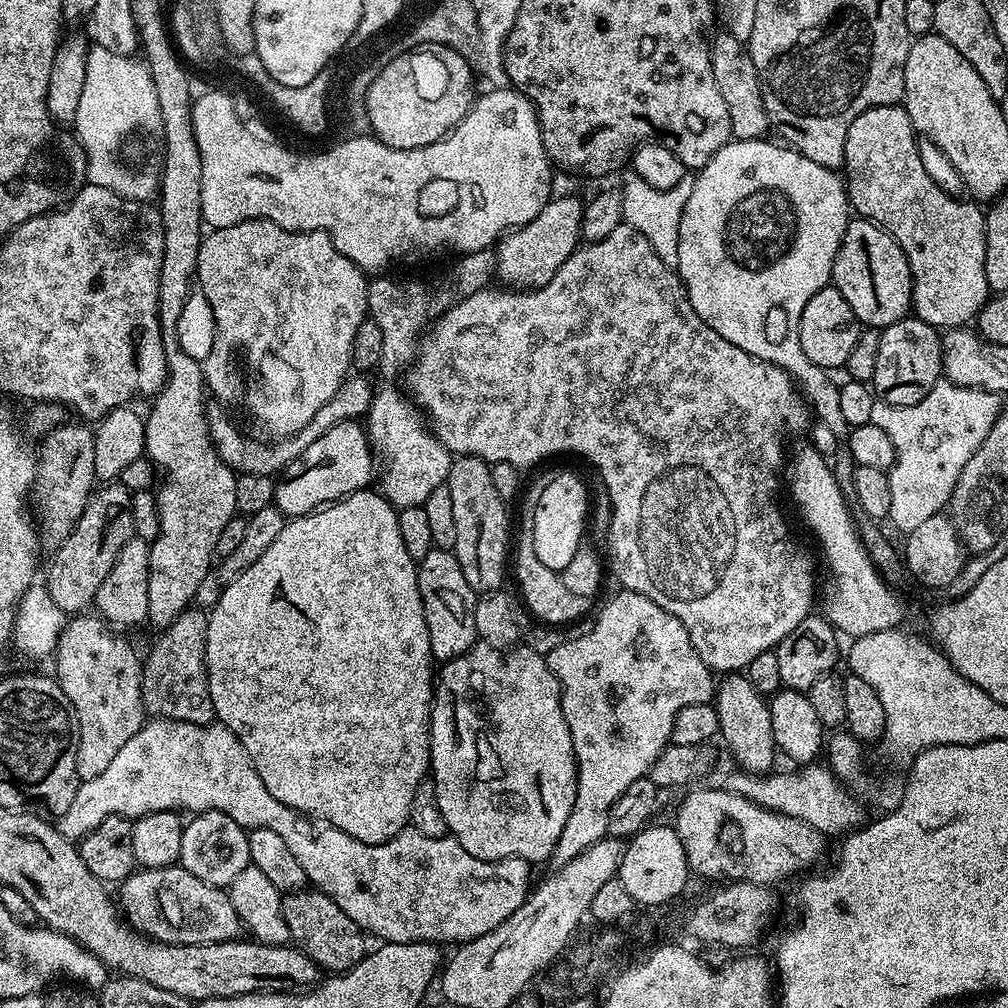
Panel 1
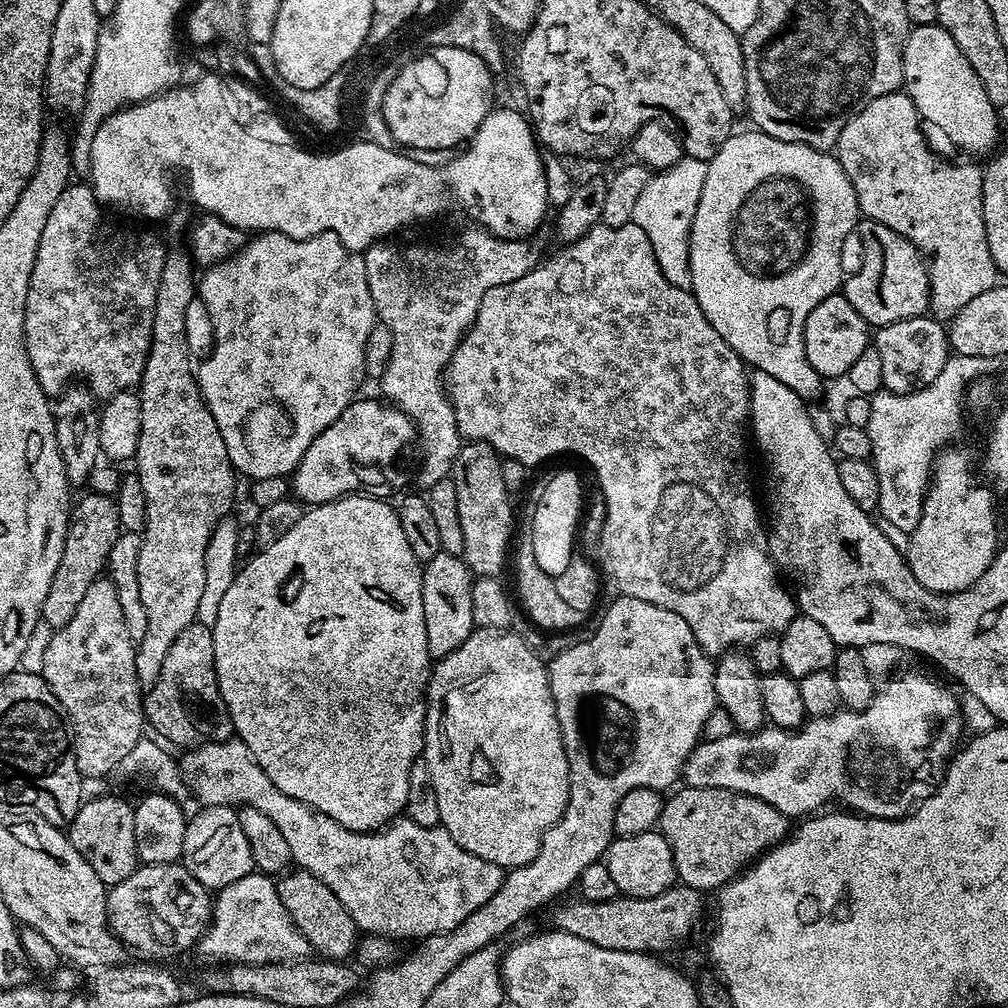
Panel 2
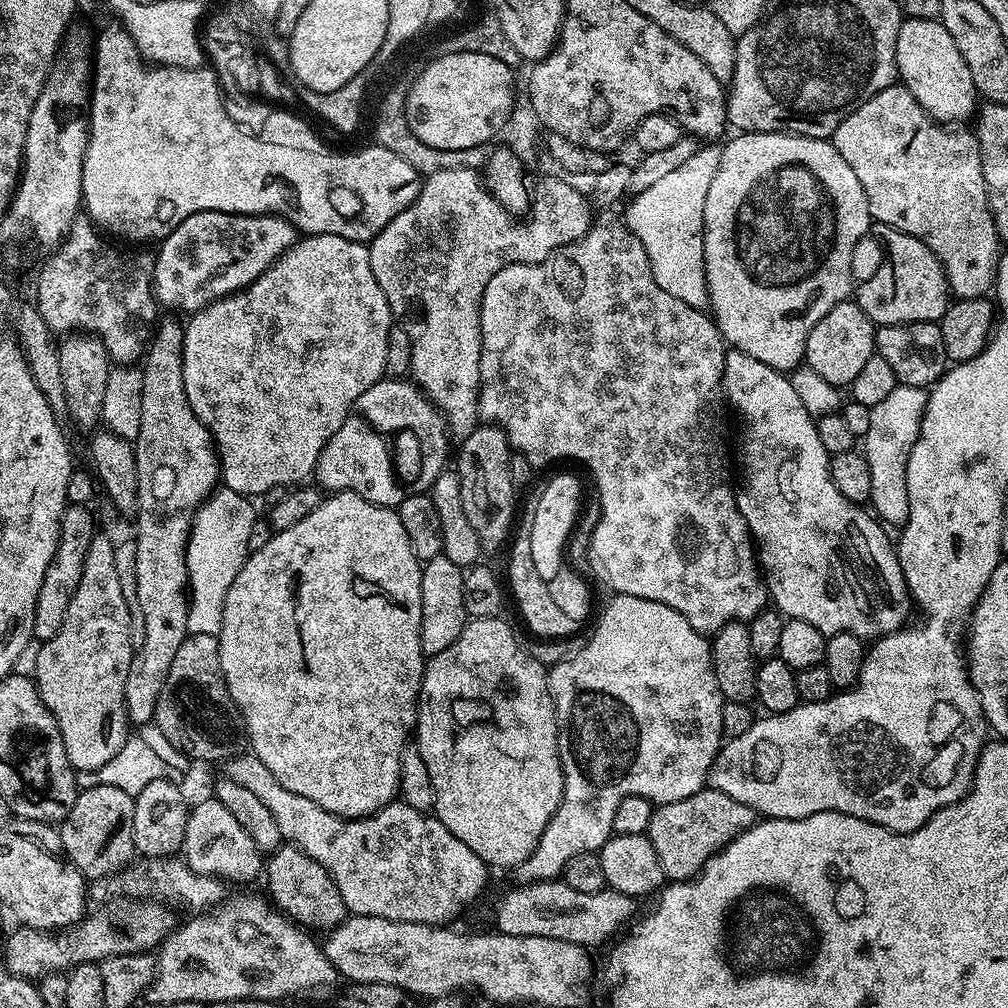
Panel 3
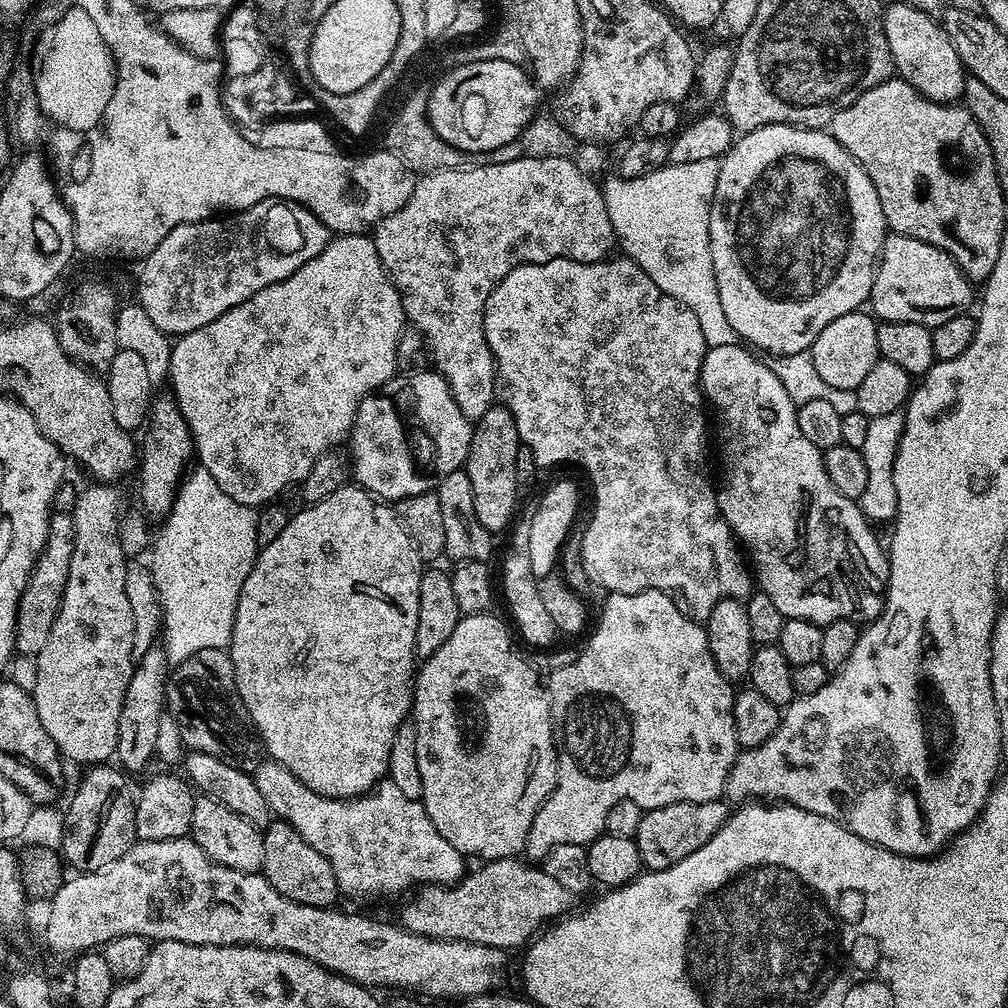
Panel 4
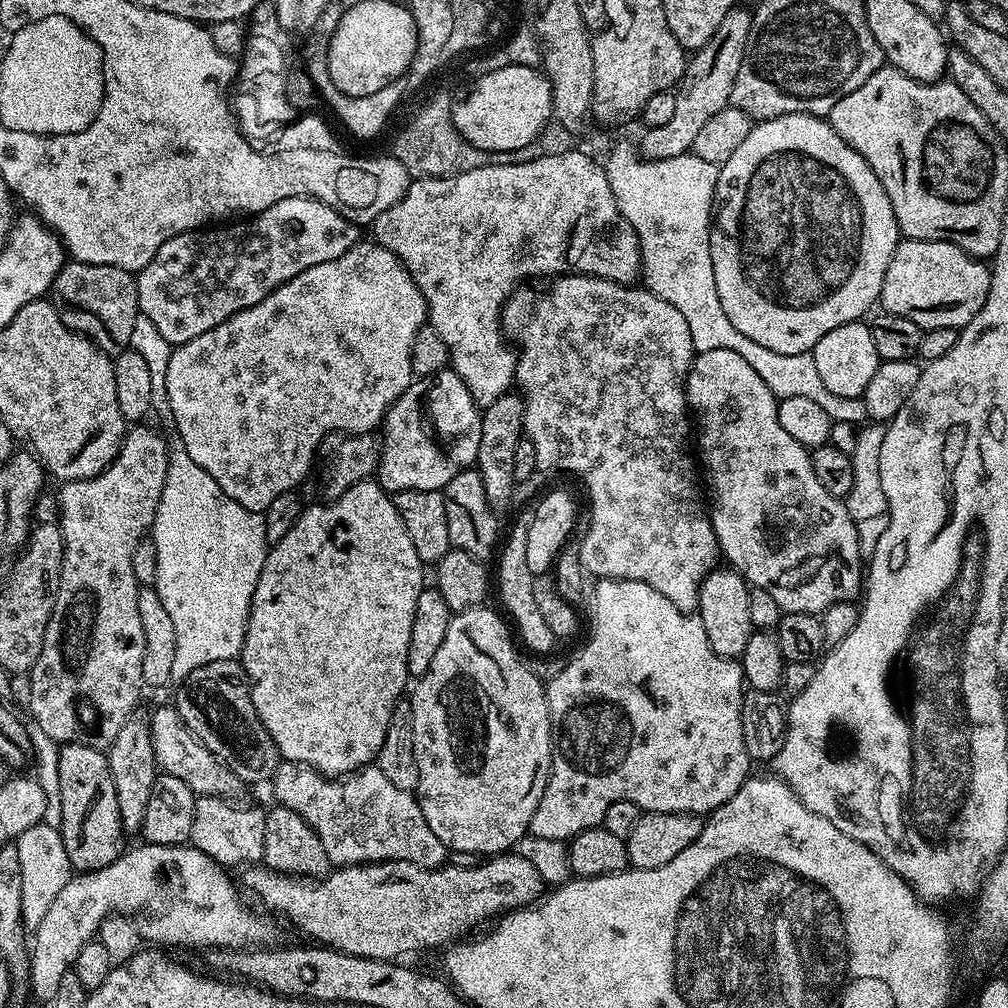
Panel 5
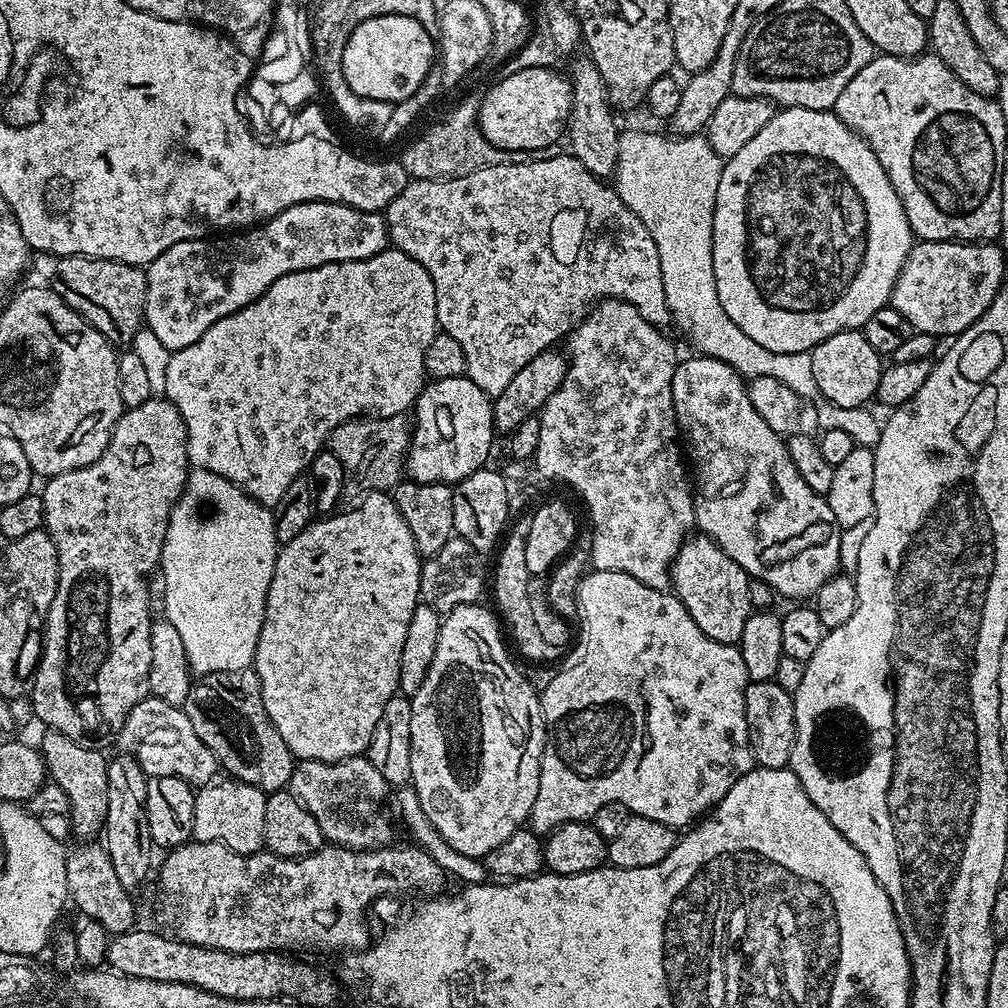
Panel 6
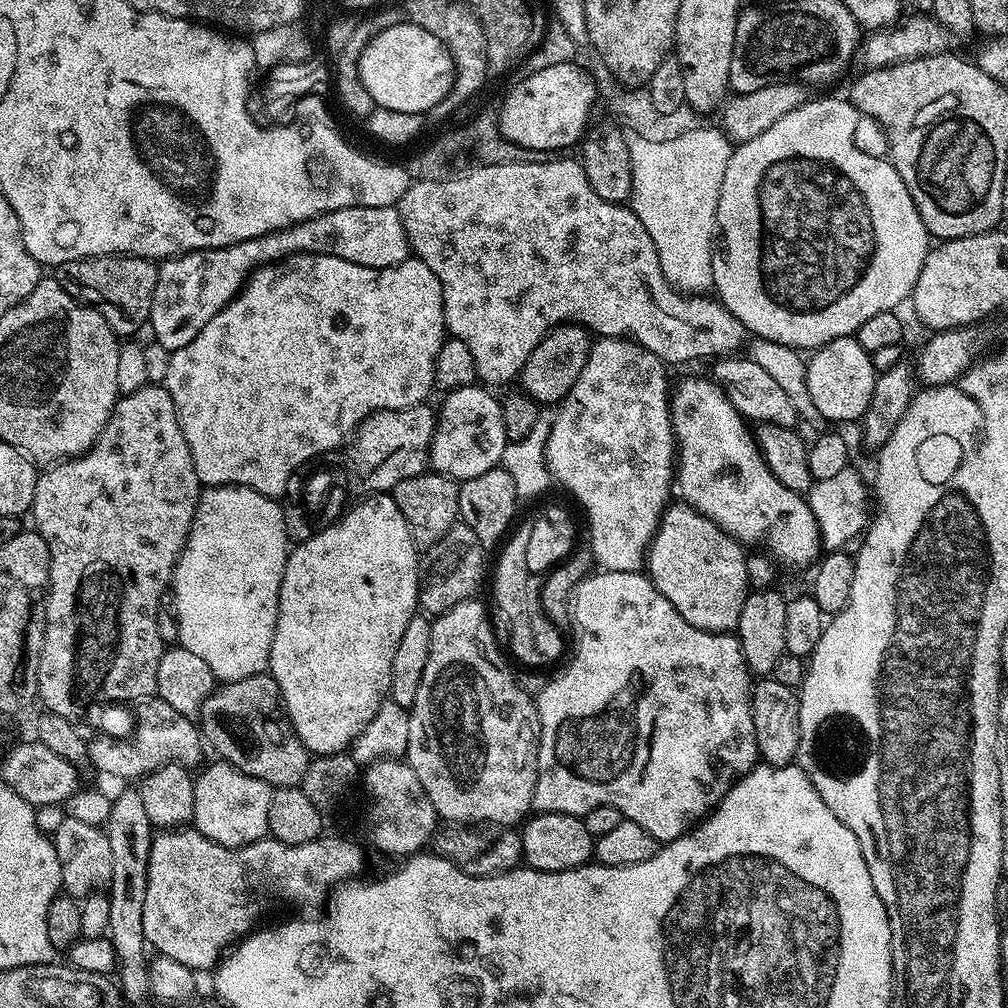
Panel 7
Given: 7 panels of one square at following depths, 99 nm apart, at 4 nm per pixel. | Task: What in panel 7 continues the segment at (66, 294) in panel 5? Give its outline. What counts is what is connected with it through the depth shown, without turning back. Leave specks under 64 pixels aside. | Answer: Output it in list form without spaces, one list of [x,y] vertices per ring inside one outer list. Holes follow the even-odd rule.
[[[94,256],[87,260],[71,260],[55,269],[54,278],[74,299],[96,308],[108,325],[115,330],[117,337],[132,338],[140,327],[148,324],[152,305],[152,295],[156,285],[157,265],[144,256]]]

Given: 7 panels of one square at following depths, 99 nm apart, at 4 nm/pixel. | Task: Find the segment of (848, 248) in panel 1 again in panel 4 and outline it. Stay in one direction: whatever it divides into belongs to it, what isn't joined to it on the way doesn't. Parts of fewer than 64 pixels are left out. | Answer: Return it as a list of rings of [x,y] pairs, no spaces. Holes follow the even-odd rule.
[[[888,234],[884,237],[884,251],[880,254],[876,276],[872,279],[870,312],[880,322],[914,322],[934,329],[942,322],[950,322],[950,318],[958,318],[969,311],[968,307],[972,304],[972,288],[973,281],[957,266],[950,254],[913,236]]]

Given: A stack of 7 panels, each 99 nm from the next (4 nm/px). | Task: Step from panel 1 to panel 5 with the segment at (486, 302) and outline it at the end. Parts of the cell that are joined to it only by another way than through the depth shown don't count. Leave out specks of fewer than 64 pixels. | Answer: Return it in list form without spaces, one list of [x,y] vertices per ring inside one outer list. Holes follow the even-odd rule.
[[[579,274],[557,276],[549,284],[552,285],[548,292],[535,292],[532,286],[517,288],[500,312],[500,327],[505,337],[519,349],[514,384],[524,398],[524,436],[534,442],[537,469],[561,468],[564,472],[581,472],[588,476],[588,484],[592,487],[592,525],[588,532],[583,533],[580,557],[585,569],[591,575],[593,572],[593,577],[646,582],[646,586],[654,586],[658,594],[666,594],[666,598],[670,598],[670,602],[674,602],[678,610],[695,613],[700,602],[700,584],[714,571],[722,555],[705,497],[704,500],[700,497],[700,488],[696,485],[698,464],[694,459],[690,432],[688,436],[690,409],[684,384],[688,380],[694,359],[690,326],[686,326],[686,318],[682,318],[682,314],[674,306],[670,306],[670,302],[658,298],[644,286],[629,286],[601,276]]]

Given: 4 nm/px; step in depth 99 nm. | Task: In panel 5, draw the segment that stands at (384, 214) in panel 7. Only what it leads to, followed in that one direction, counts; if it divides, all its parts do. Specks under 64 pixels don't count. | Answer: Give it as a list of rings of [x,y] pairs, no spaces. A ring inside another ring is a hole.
[[[313,196],[282,198],[282,202],[274,202],[266,210],[255,213],[254,218],[183,232],[162,242],[154,258],[150,258],[148,265],[136,276],[140,312],[168,346],[185,344],[190,338],[198,338],[198,334],[206,334],[206,330],[214,330],[214,326],[226,322],[234,314],[262,302],[262,298],[302,270],[310,270],[310,266],[318,266],[318,262],[342,258],[346,250],[361,243],[360,232],[352,221]]]

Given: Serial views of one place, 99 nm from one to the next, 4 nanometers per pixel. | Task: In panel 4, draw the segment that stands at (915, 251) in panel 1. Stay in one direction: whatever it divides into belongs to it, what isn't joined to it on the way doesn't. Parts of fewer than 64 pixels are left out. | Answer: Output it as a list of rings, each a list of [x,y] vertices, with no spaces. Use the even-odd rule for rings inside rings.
[[[889,78],[866,90],[846,110],[838,110],[830,131],[833,138],[859,162],[862,170],[866,170],[870,182],[874,182],[878,202],[882,202],[884,220],[893,233],[913,236],[940,248],[954,258],[969,280],[987,281],[1006,239],[1006,193],[998,182],[990,142],[967,108],[956,102],[939,104],[914,90],[914,86],[906,81]]]

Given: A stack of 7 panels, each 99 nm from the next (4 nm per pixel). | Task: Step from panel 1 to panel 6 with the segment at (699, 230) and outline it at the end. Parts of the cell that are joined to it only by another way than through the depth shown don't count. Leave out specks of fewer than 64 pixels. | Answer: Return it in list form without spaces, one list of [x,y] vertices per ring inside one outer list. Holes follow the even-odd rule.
[[[781,107],[779,111],[772,115],[770,122],[766,122],[766,126],[762,126],[762,130],[758,130],[758,134],[754,134],[754,138],[750,138],[750,142],[746,142],[746,146],[742,146],[742,150],[738,150],[738,154],[727,157],[724,169],[722,170],[722,182],[718,182],[718,198],[714,206],[714,226],[712,227],[714,282],[718,286],[718,302],[722,302],[722,310],[726,310],[726,314],[730,314],[730,322],[734,322],[734,326],[738,326],[738,330],[742,330],[742,334],[747,334],[748,337],[754,338],[754,342],[766,346],[766,350],[774,350],[778,354],[811,352],[813,348],[816,348],[822,341],[826,338],[830,338],[834,334],[863,329],[864,323],[868,321],[872,315],[878,314],[878,310],[885,308],[889,301],[891,301],[892,291],[898,282],[898,274],[902,270],[902,266],[908,261],[908,255],[910,254],[913,243],[914,237],[910,230],[910,222],[906,218],[906,210],[902,206],[902,202],[898,198],[898,194],[894,190],[894,186],[886,174],[886,170],[882,170],[882,162],[878,162],[874,150],[861,136],[851,132],[851,130],[836,117],[835,111],[829,110],[823,112],[822,110]]]

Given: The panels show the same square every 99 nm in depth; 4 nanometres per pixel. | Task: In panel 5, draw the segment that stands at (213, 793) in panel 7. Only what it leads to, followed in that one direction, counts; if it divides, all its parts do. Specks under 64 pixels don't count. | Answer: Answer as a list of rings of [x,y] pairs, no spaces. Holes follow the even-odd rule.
[[[197,796],[194,806],[194,826],[192,827],[191,847],[202,850],[221,866],[240,864],[256,866],[264,859],[266,846],[265,809],[239,808],[236,802],[222,796]]]

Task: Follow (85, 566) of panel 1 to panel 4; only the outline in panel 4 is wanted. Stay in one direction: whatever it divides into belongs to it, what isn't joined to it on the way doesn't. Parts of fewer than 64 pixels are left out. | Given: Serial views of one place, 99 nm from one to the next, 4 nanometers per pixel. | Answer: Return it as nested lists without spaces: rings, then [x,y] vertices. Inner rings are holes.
[[[55,512],[48,518],[46,546],[26,582],[26,590],[18,602],[16,611],[15,651],[28,658],[35,658],[50,638],[50,626],[60,609],[62,594],[66,590],[66,578],[70,574],[70,558],[74,558],[74,522],[66,512]]]

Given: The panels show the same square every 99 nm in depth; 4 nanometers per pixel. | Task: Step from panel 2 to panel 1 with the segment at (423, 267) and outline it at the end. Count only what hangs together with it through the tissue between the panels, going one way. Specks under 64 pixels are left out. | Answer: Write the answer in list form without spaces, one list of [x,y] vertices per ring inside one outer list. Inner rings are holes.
[[[491,251],[470,252],[453,260],[456,261],[433,280],[387,280],[384,274],[369,279],[368,316],[378,322],[384,347],[384,353],[380,355],[379,371],[384,371],[388,376],[396,376],[401,371],[401,375],[415,360],[425,329],[445,312],[449,312],[455,304],[461,304],[467,296],[485,287],[493,279],[496,257]],[[377,387],[366,416],[368,443],[378,461],[378,488],[397,510],[421,507],[433,490],[447,484],[454,459],[453,453],[426,427],[421,409],[401,392]]]

